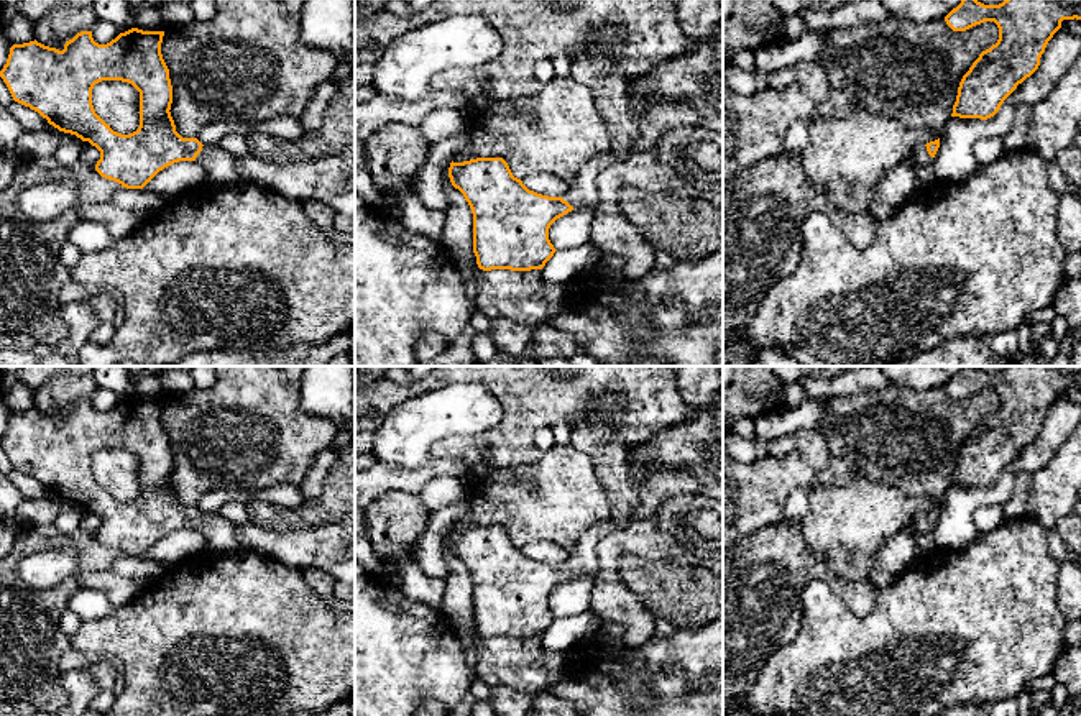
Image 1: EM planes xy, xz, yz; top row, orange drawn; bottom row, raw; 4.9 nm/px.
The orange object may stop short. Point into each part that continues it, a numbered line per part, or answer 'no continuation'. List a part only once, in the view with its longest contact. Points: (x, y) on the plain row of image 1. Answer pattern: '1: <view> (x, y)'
1: xy (219, 532)

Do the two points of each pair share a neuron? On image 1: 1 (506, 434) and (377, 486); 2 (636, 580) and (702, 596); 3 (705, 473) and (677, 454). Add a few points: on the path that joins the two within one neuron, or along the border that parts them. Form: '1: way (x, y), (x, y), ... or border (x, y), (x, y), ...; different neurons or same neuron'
1: border (431, 457), (459, 457), (470, 468); different neurons
2: way (653, 582), (661, 588), (685, 595); same neuron
3: way (700, 467), (684, 454); same neuron

